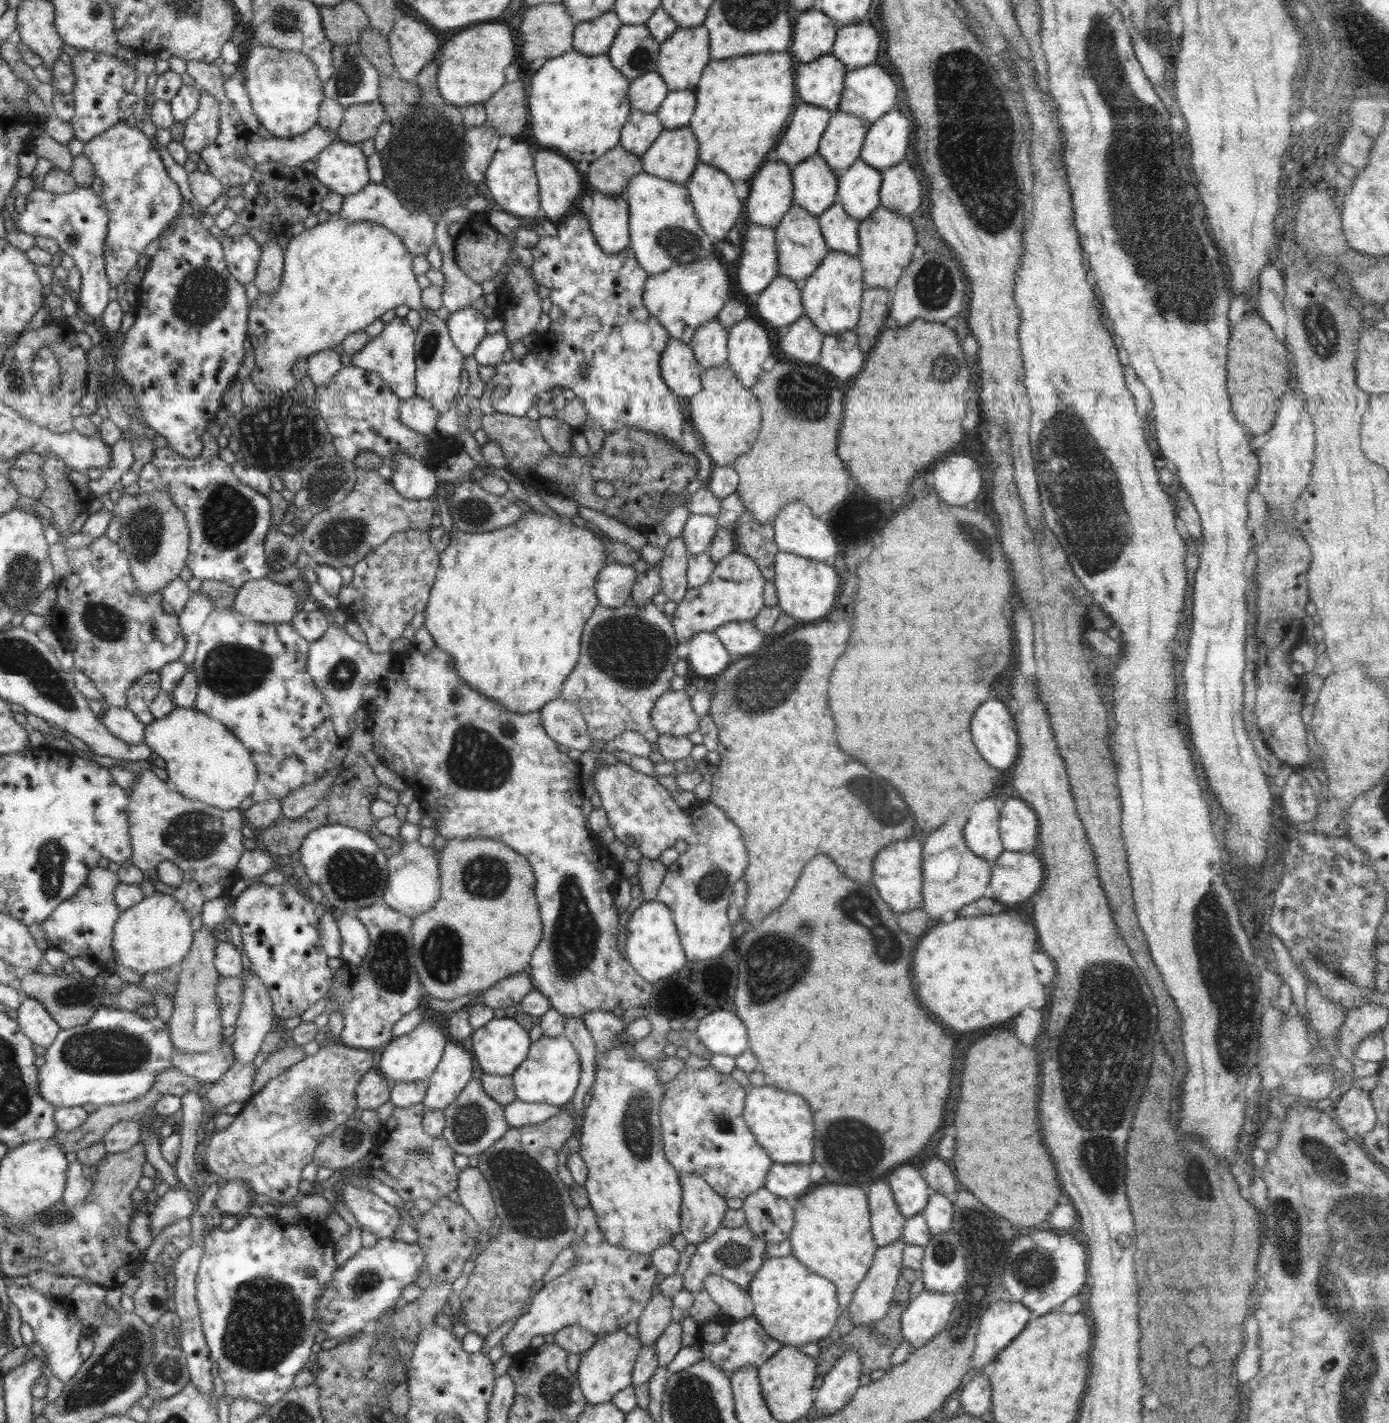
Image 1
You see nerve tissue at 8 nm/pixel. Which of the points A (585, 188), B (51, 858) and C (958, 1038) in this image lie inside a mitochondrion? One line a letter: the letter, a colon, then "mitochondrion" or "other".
A: other
B: mitochondrion
C: other

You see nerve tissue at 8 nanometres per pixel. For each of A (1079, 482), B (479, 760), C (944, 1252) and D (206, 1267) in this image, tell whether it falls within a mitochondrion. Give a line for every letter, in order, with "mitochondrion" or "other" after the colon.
A: mitochondrion
B: mitochondrion
C: mitochondrion
D: other

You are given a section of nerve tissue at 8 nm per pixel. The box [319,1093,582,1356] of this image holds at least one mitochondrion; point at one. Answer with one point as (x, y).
(531, 1198)

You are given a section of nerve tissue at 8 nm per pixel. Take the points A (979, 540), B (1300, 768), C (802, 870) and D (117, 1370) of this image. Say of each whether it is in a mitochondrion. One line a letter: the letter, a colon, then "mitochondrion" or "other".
A: mitochondrion
B: other
C: other
D: mitochondrion

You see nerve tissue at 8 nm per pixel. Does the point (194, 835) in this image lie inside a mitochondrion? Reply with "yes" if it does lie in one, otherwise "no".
yes

